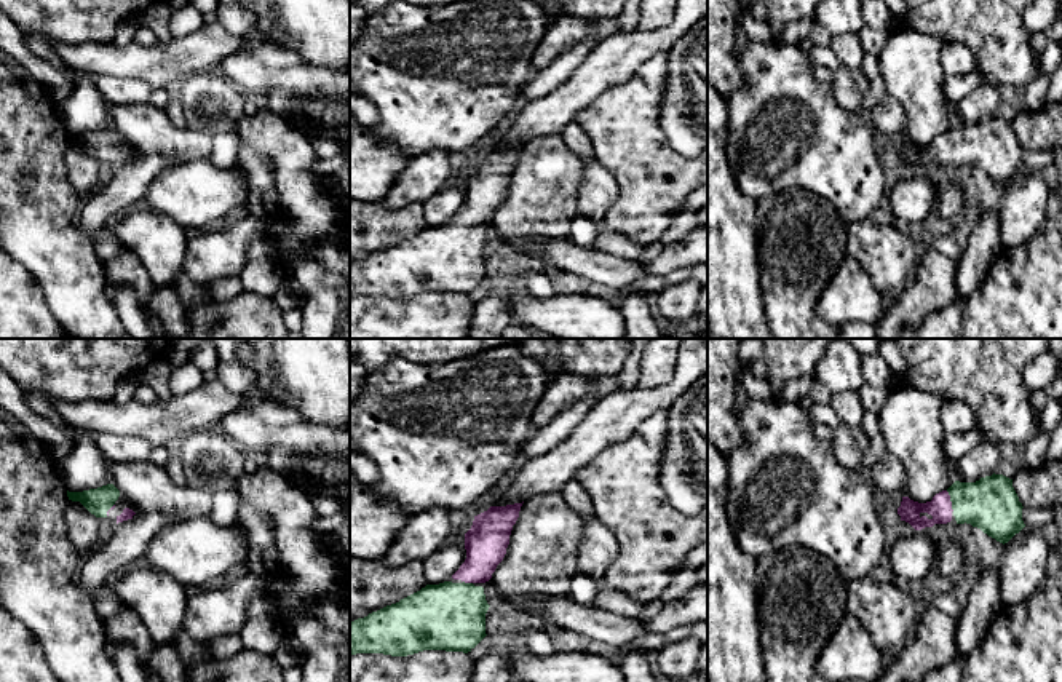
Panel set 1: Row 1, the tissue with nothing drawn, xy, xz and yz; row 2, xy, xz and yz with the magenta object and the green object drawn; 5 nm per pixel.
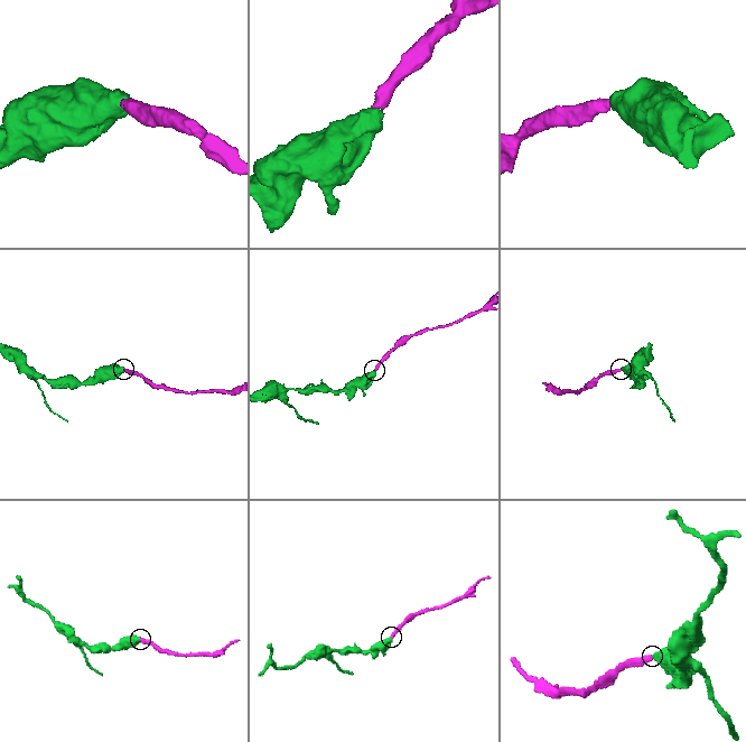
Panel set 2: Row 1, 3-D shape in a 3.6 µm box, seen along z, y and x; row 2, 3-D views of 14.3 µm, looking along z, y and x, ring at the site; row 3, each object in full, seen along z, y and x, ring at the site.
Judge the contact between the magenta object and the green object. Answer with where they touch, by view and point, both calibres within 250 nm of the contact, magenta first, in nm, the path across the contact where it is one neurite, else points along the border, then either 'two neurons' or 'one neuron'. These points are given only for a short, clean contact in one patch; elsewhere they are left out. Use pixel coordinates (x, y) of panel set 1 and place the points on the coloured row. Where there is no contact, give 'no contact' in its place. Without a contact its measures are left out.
yz (949, 500) | 110/280 nm | across yz (939, 507), (949, 500), (990, 503) | one neuron

